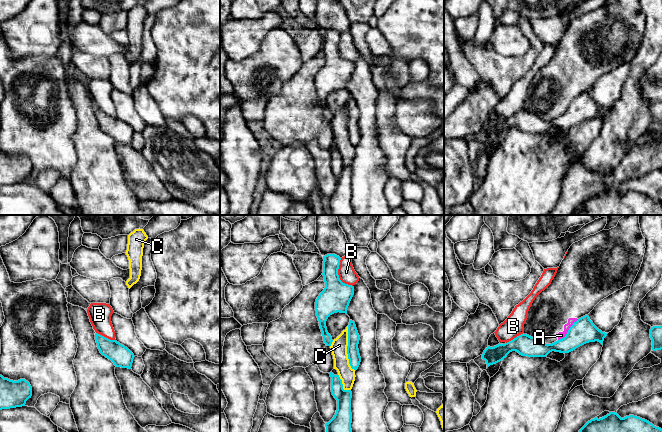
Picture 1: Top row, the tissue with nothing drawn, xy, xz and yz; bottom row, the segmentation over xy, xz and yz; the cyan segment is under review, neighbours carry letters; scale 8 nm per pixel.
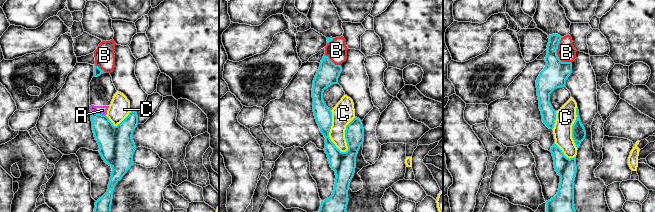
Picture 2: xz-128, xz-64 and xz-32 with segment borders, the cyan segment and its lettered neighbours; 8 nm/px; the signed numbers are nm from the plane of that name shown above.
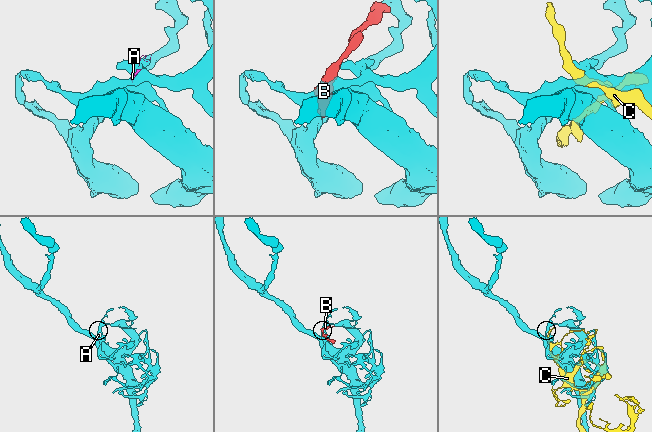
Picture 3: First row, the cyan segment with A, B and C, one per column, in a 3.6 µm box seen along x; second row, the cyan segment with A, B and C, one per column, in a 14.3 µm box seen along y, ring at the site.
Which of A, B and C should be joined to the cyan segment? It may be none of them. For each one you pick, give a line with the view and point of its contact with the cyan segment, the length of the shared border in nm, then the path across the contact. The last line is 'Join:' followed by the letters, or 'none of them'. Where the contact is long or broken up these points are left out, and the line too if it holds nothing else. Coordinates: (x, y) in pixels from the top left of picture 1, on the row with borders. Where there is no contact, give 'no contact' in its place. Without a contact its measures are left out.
B: xz (338, 275) | 260 nm
Join: B

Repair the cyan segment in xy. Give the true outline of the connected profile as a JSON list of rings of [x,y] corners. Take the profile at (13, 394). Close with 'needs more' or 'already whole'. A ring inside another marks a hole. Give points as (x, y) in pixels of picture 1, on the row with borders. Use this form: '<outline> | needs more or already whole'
[[[0,375],[0,410],[25,406],[32,387],[25,379],[13,381]]] | already whole

